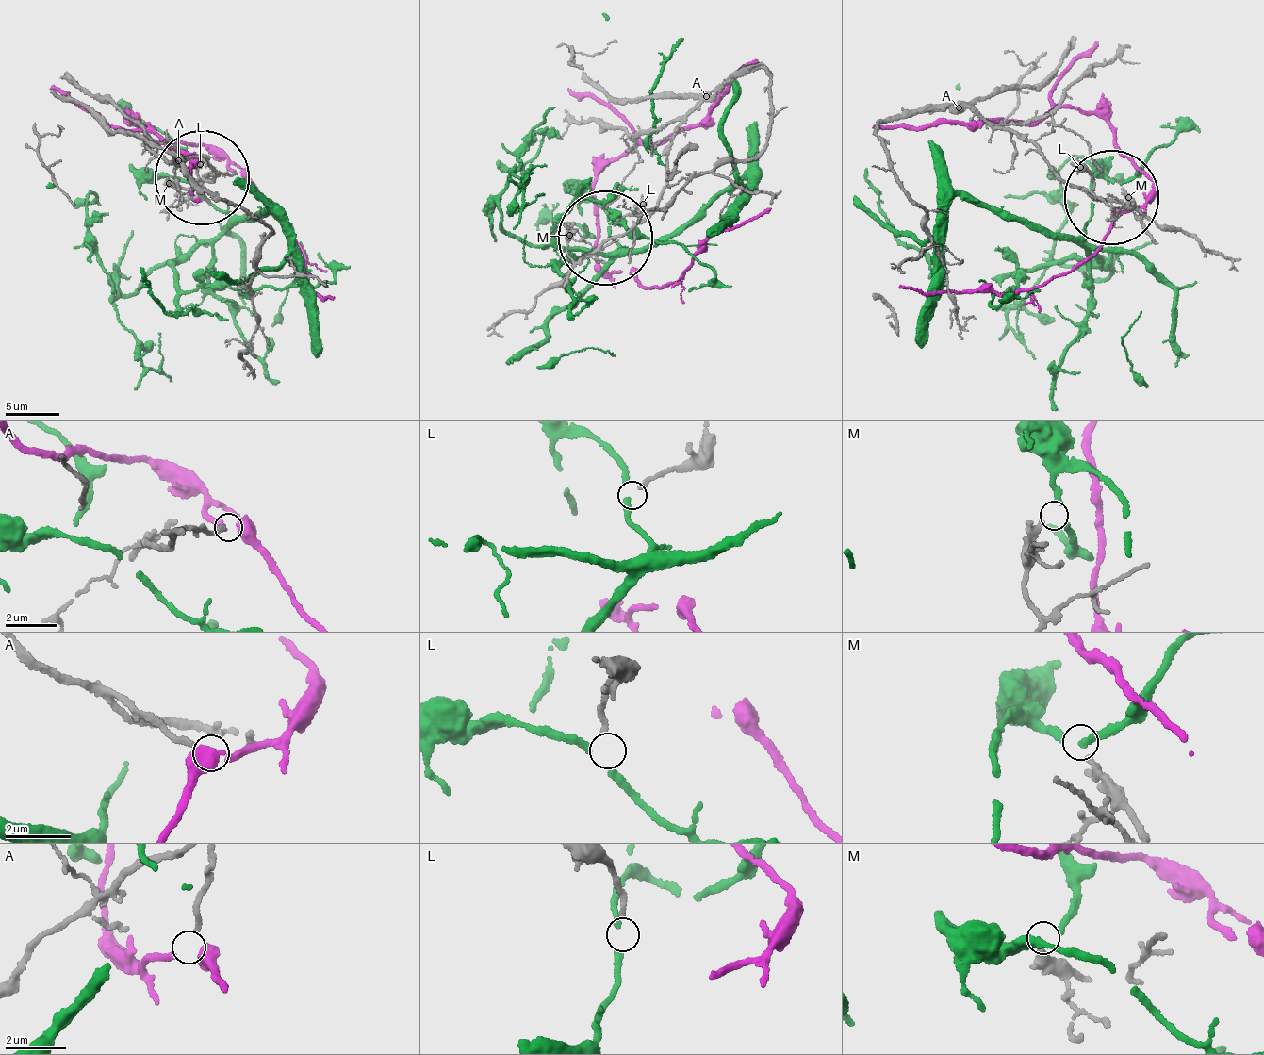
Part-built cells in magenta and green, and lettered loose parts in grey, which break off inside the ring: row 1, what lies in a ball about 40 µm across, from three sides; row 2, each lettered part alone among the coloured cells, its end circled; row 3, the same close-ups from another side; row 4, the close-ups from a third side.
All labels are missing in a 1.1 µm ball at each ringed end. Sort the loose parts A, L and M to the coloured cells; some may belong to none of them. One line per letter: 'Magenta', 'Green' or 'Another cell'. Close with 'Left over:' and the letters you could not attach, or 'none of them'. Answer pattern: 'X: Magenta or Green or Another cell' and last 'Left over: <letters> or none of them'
A: Another cell
L: Green
M: Another cell
Left over: A, M

